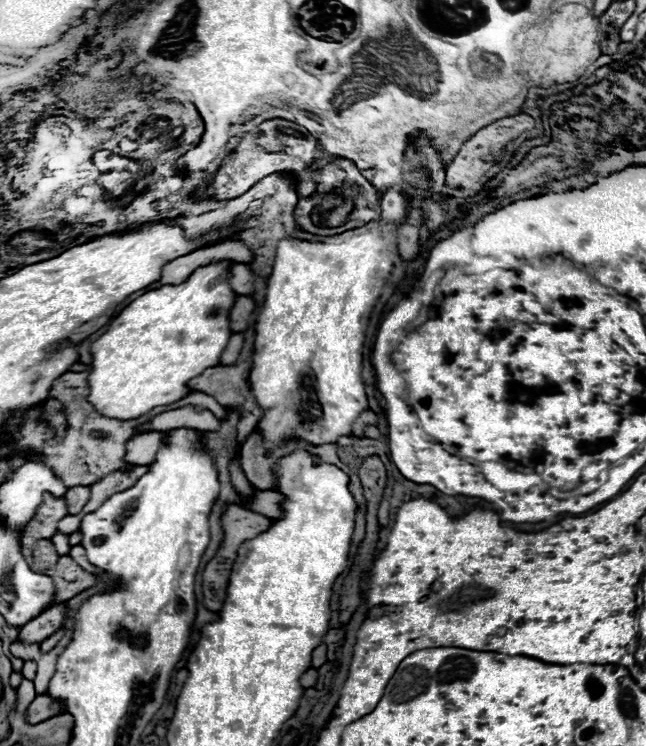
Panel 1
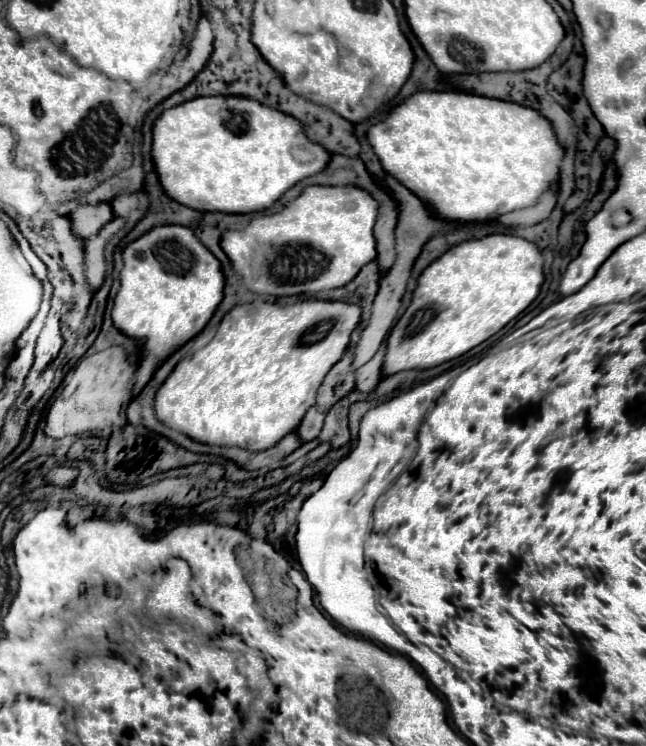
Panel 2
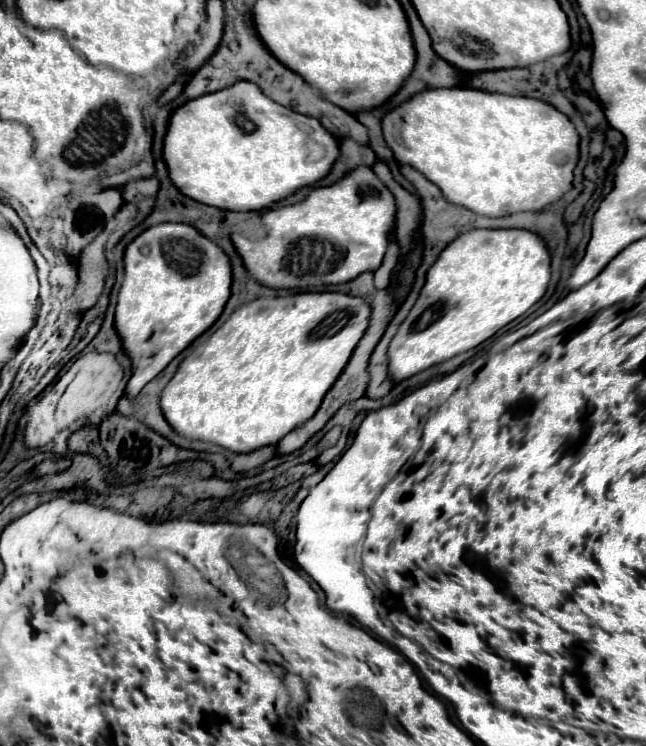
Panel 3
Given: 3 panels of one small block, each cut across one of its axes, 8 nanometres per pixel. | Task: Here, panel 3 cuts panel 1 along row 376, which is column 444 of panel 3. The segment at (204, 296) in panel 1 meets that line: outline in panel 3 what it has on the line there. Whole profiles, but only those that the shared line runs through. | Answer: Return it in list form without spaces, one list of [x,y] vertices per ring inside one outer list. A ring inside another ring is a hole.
[[[464,86],[426,90],[392,108],[382,118],[382,130],[400,164],[414,166],[426,174],[430,182],[440,186],[452,204],[470,208],[480,216],[508,216],[542,210],[572,190],[580,134],[566,114],[536,98],[508,96]]]

